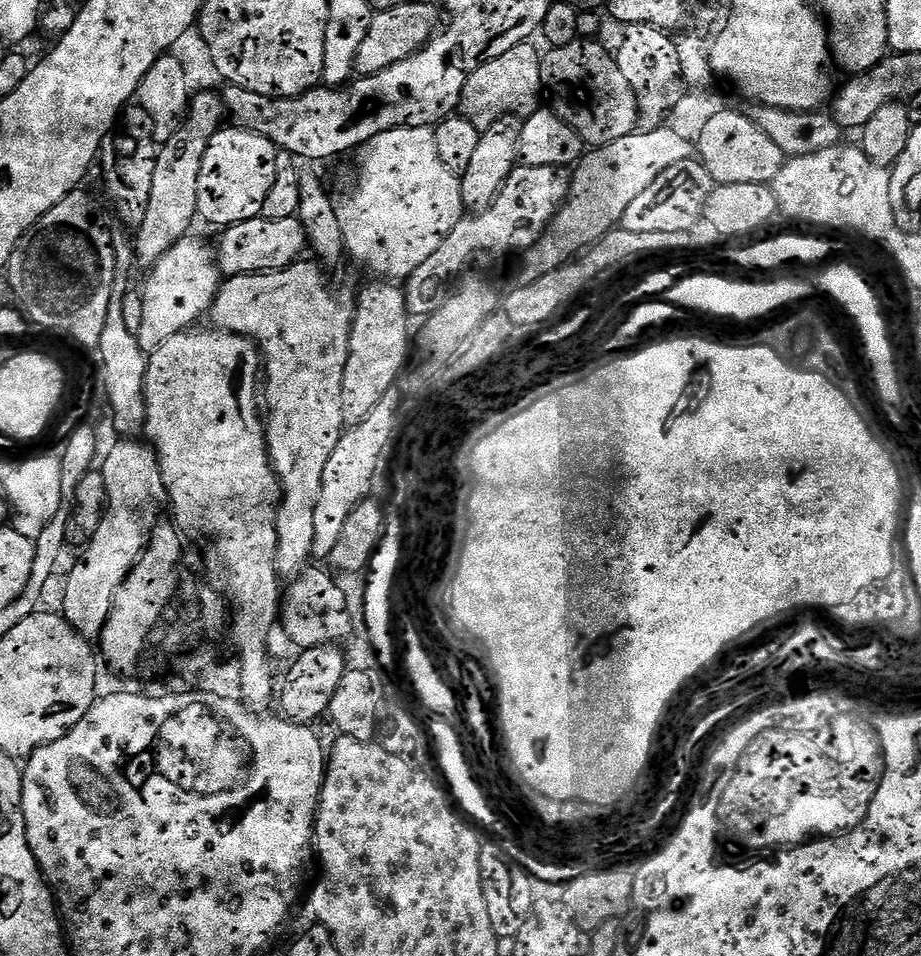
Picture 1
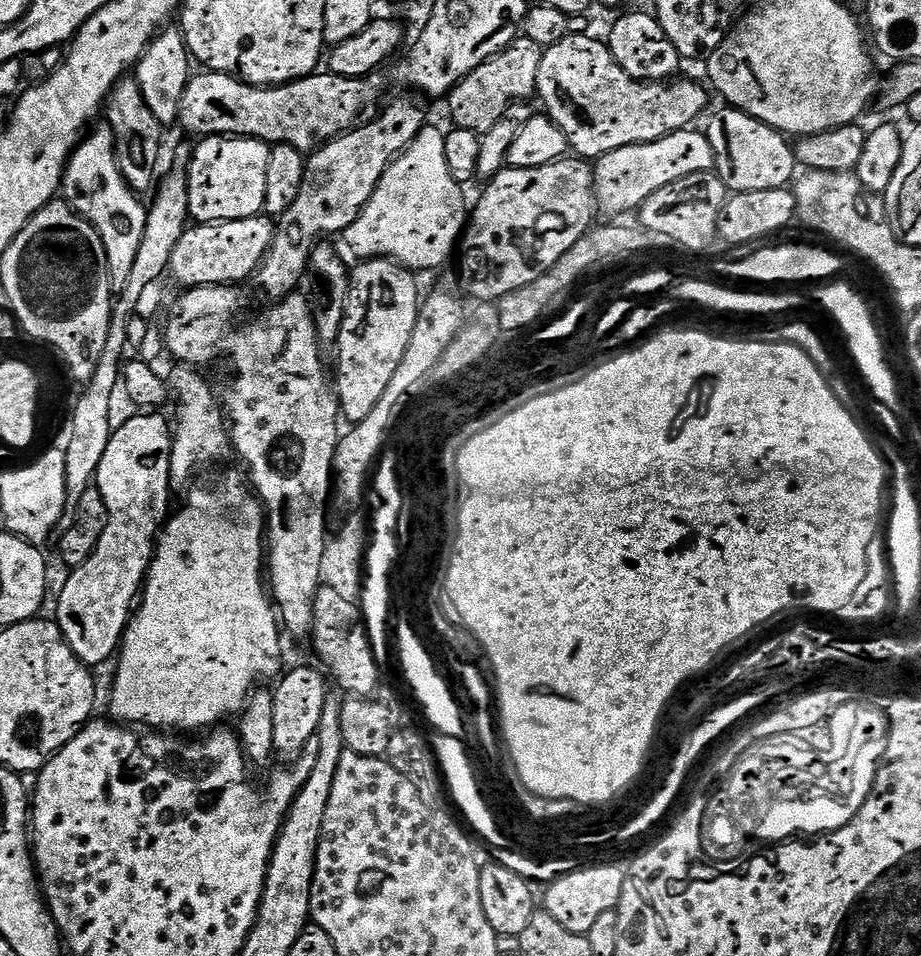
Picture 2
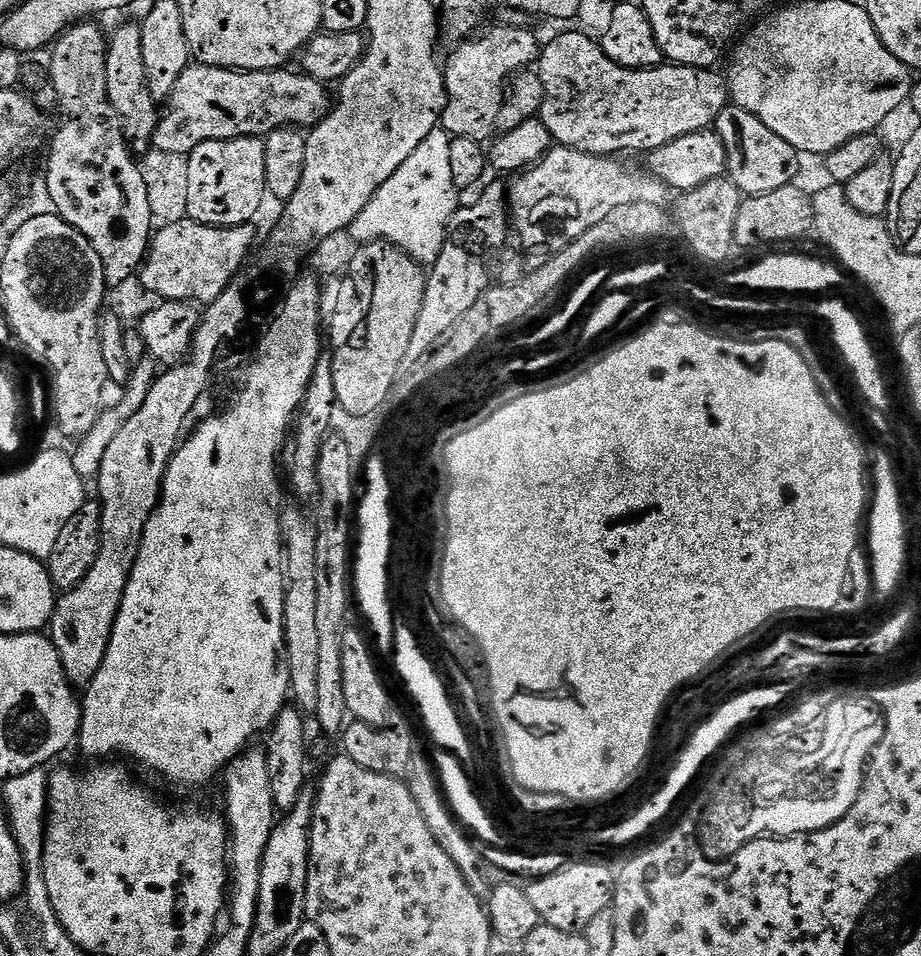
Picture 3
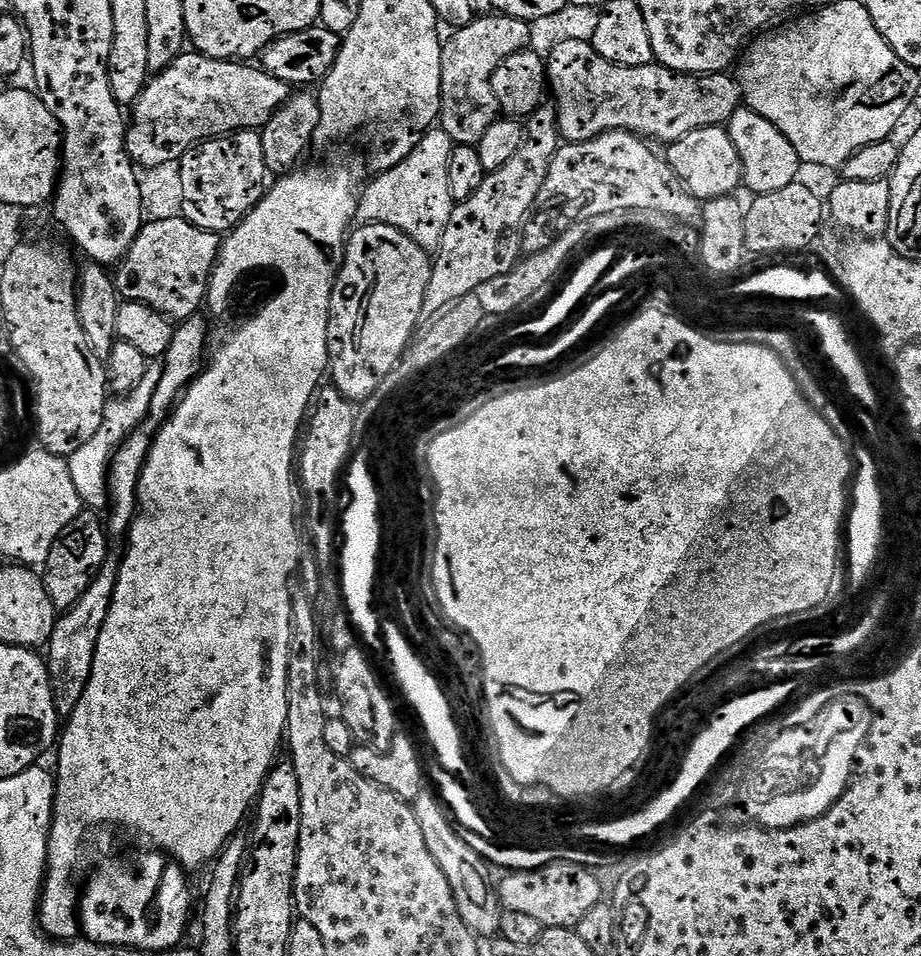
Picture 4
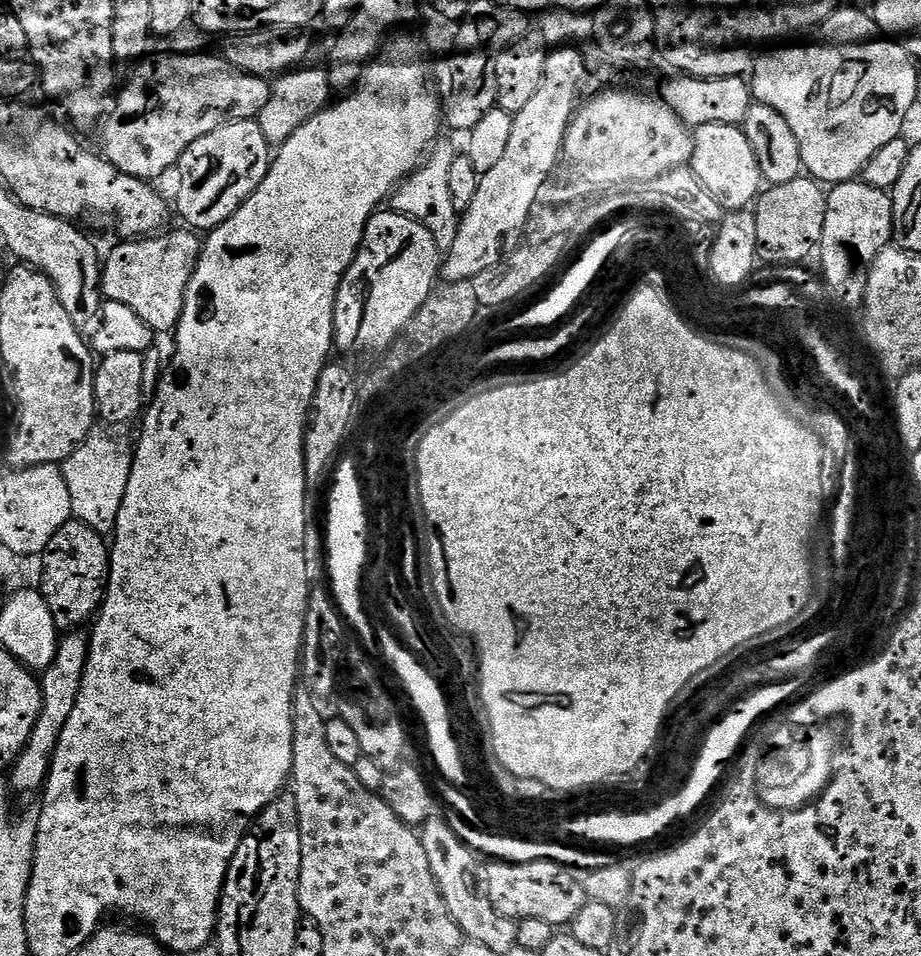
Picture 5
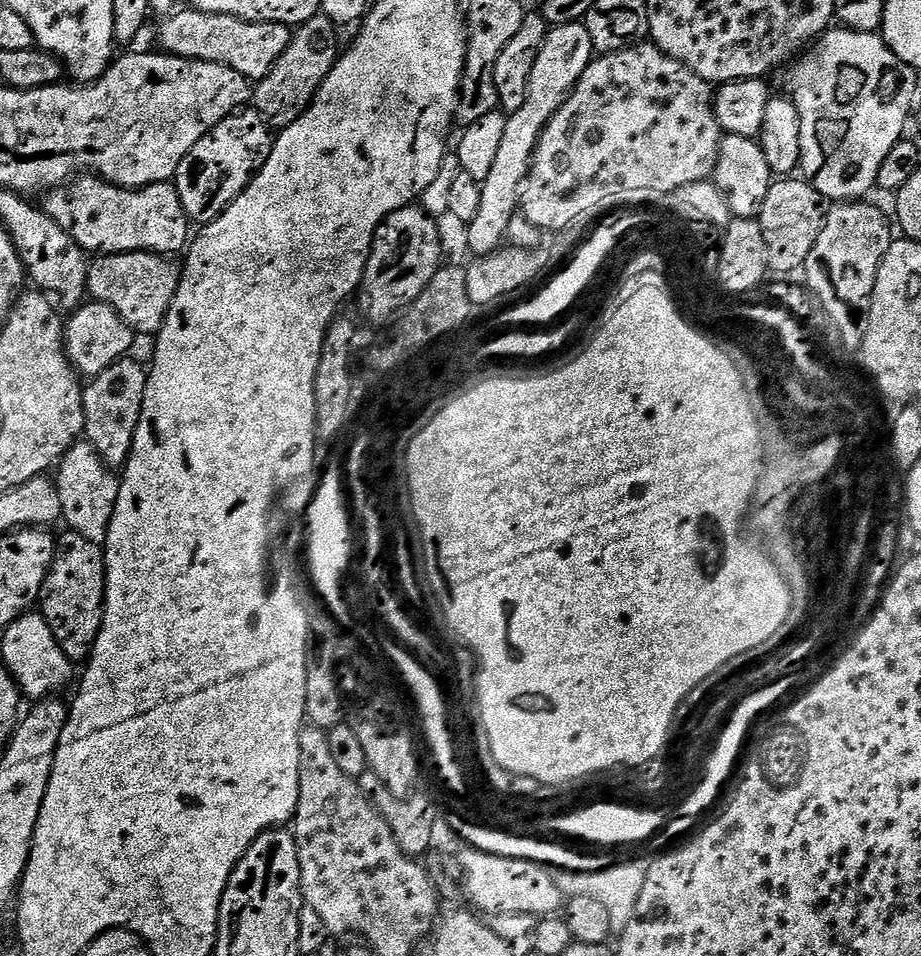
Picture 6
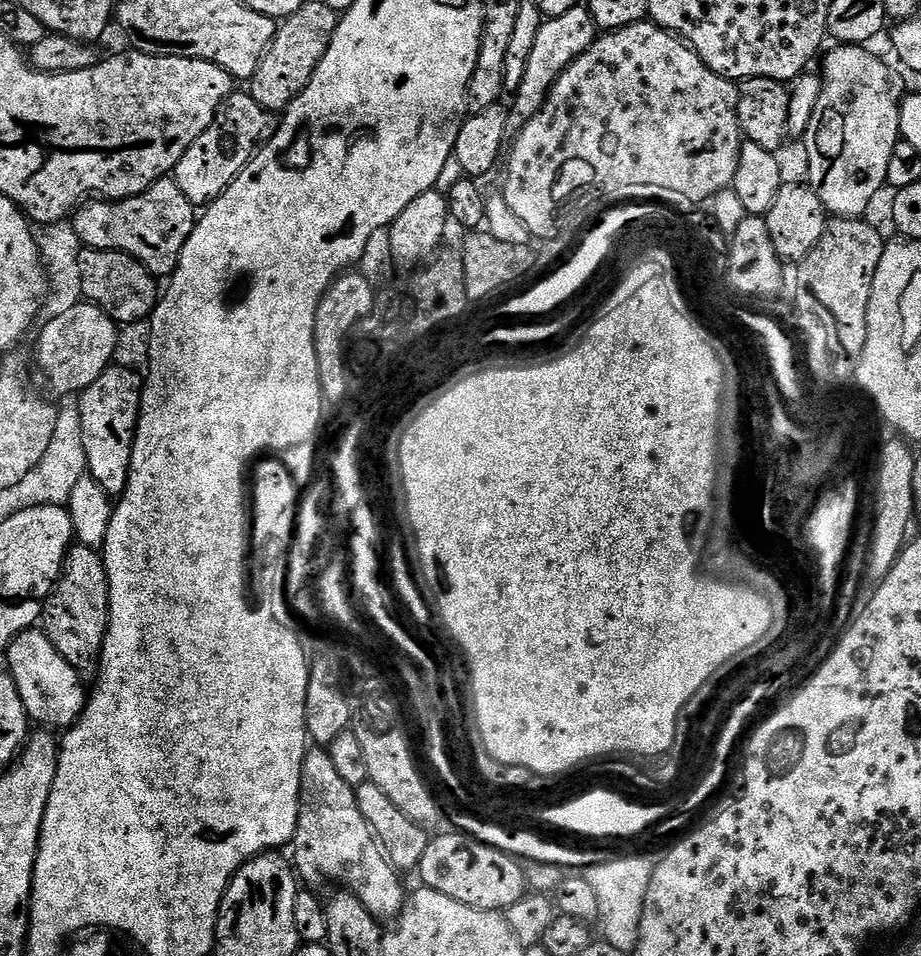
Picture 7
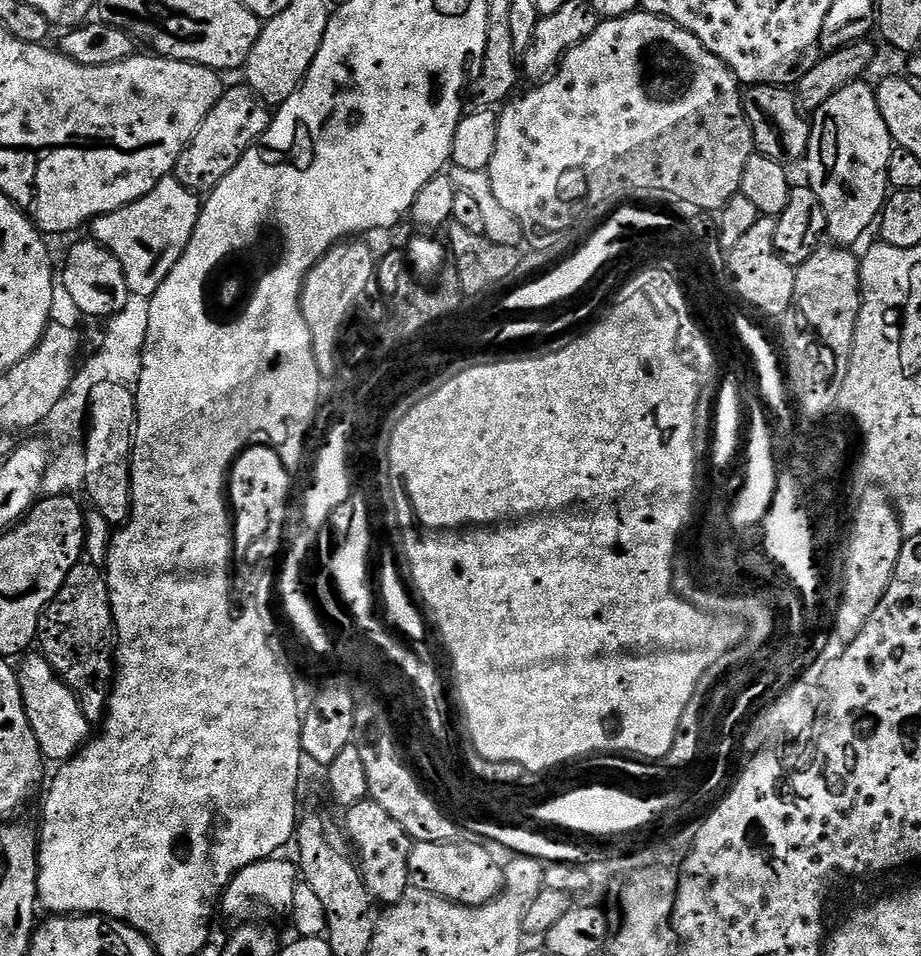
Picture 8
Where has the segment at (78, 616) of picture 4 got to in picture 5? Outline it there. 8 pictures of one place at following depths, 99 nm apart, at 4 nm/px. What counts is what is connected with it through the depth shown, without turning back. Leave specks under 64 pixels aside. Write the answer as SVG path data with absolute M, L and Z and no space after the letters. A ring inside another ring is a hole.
M80 630L61 635L54 662L39 677L42 694L40 717L22 754L13 762L10 769L10 787L17 797L32 795L35 797L48 779L58 738L62 738L62 730L66 726L66 721L70 719L70 713L74 711L74 702L78 702L78 694L82 690L82 674L88 661L88 641L89 637Z

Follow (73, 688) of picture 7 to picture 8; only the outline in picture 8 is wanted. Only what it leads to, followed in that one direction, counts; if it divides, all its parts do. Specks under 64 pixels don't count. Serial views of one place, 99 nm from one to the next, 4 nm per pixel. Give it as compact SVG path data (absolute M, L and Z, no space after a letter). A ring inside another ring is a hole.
M28 654L23 657L24 665L19 665L20 689L26 706L26 716L38 738L40 753L49 761L63 762L80 753L88 743L90 717L80 705L80 698L72 691L71 686L50 666L43 654Z

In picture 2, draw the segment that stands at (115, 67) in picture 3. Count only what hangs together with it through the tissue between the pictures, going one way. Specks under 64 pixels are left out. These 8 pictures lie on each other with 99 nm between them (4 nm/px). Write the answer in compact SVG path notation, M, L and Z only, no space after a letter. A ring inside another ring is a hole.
M125 78L116 84L106 101L106 122L112 127L116 161L120 167L122 178L133 192L144 194L157 179L155 163L158 157L159 140L162 126L154 118L150 106L146 106L146 98L142 98L142 90L135 78Z

